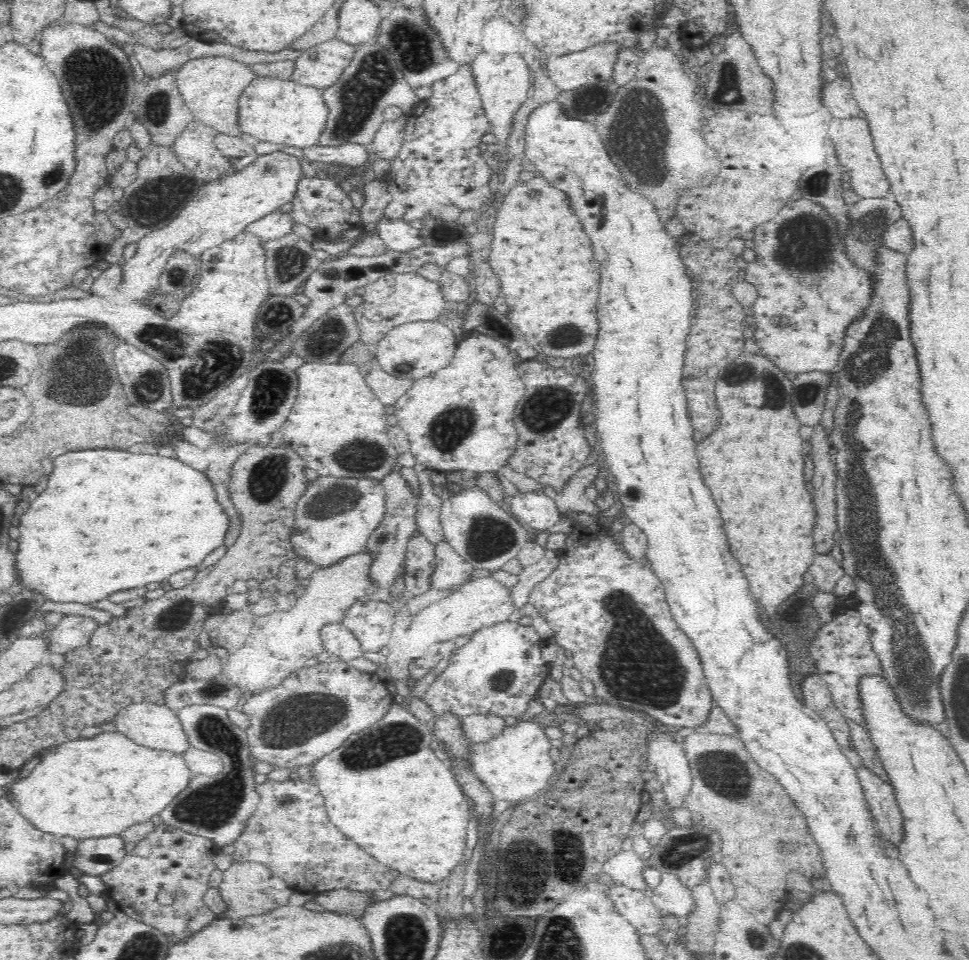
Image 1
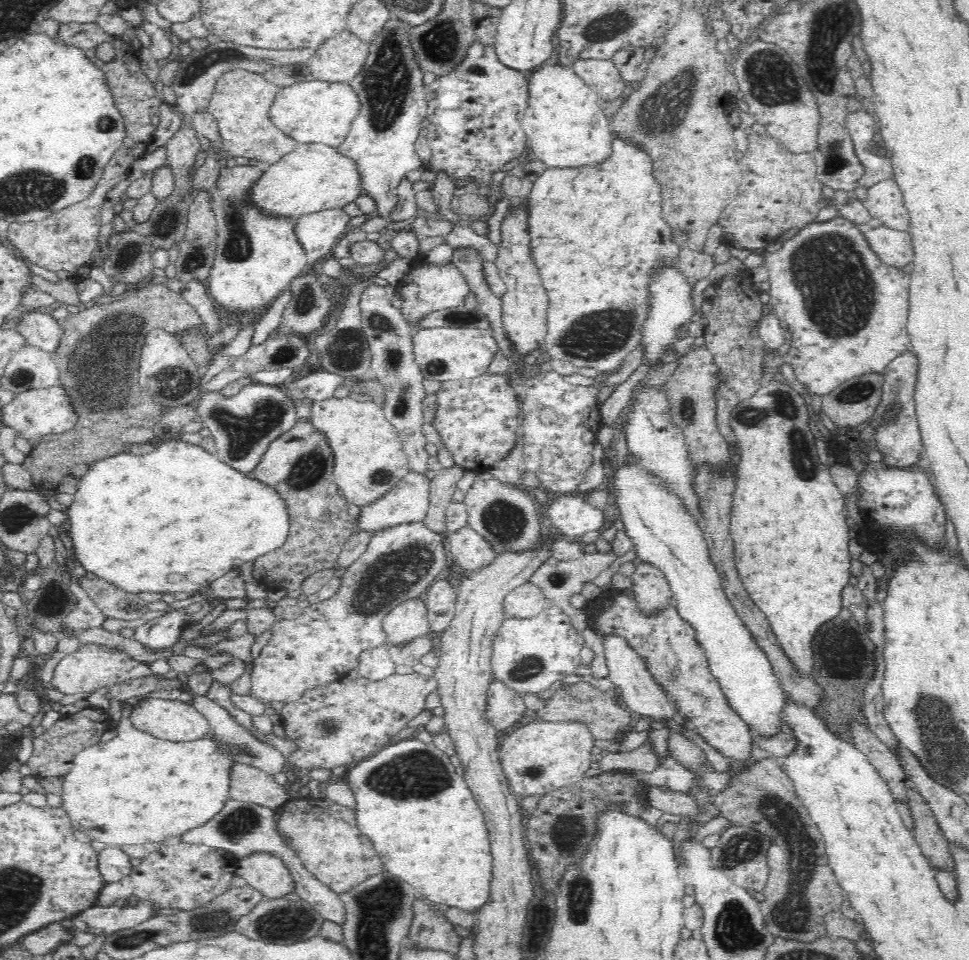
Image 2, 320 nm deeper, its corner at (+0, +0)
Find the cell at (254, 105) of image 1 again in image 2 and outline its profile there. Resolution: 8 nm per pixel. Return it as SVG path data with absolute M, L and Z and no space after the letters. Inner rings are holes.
M310 77L310 82L280 87L268 110L268 118L296 143L320 143L336 148L346 138L349 126L359 112L360 102L351 86L342 82L326 84Z

